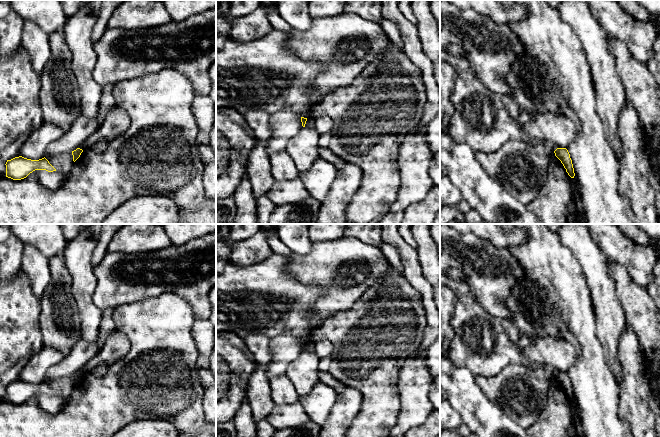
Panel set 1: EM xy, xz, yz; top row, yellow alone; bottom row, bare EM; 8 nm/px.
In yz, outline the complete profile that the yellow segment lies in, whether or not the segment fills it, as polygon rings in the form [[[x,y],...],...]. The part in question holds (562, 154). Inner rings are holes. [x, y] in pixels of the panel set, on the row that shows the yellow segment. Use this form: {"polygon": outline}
{"polygon": [[[557,148],[555,151],[555,156],[561,161],[564,168],[566,169],[566,172],[571,178],[574,178],[574,168],[572,164],[572,160],[570,158],[570,154],[566,148]]]}

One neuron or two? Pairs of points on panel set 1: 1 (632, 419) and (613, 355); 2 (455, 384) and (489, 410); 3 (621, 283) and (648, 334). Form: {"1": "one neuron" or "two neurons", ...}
{"1": "two neurons", "2": "one neuron", "3": "one neuron"}

